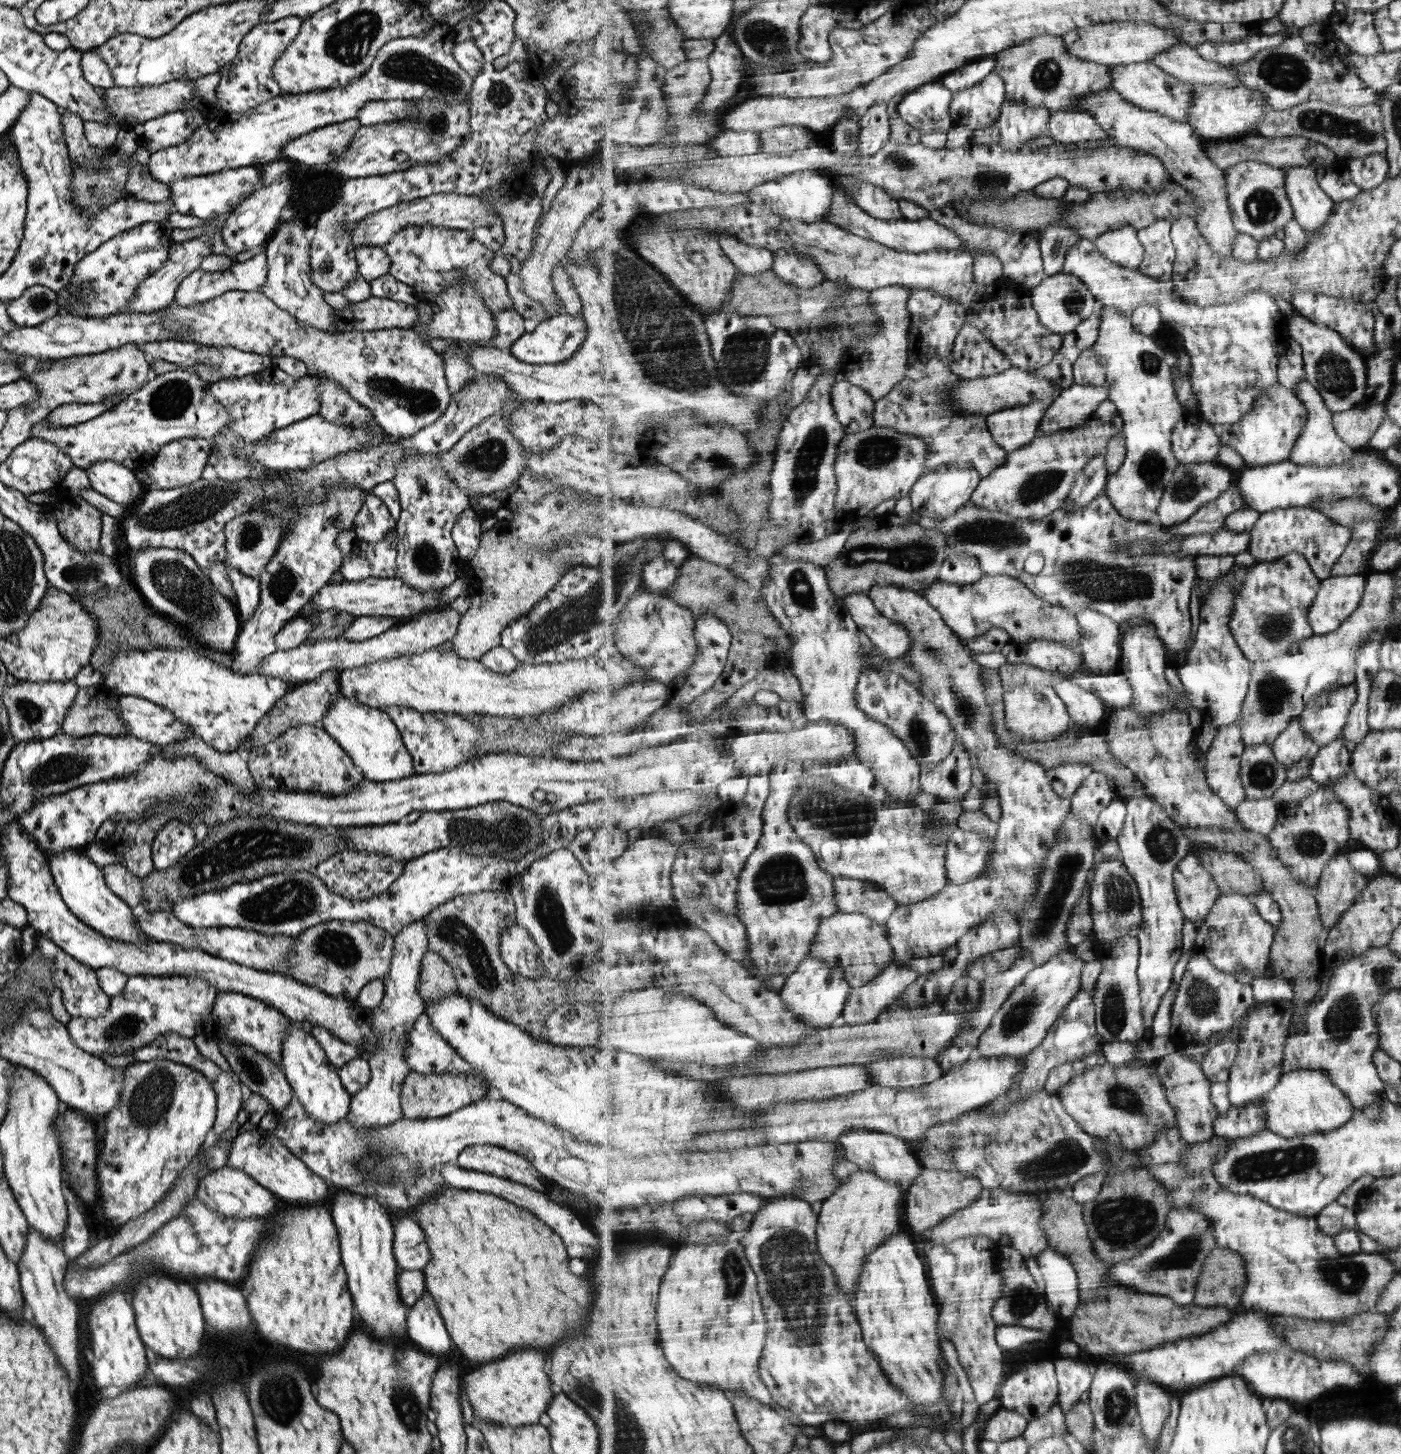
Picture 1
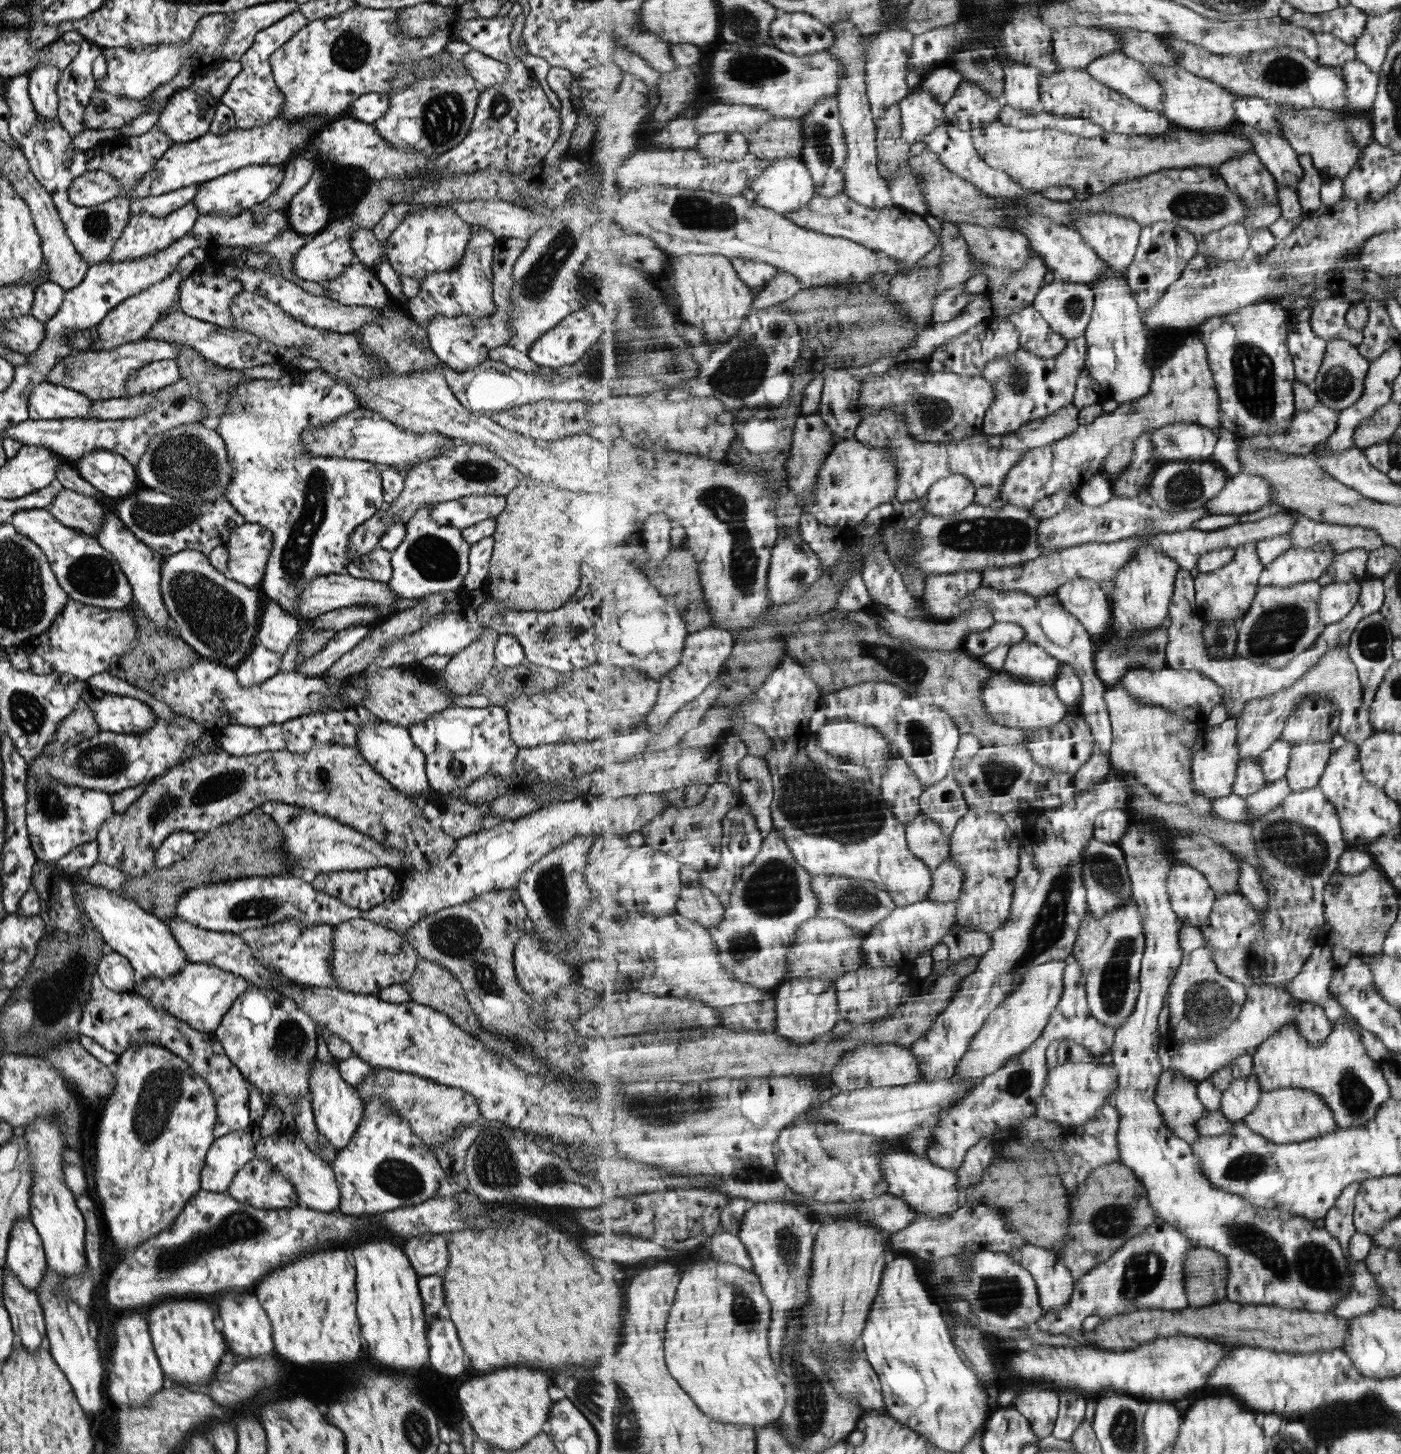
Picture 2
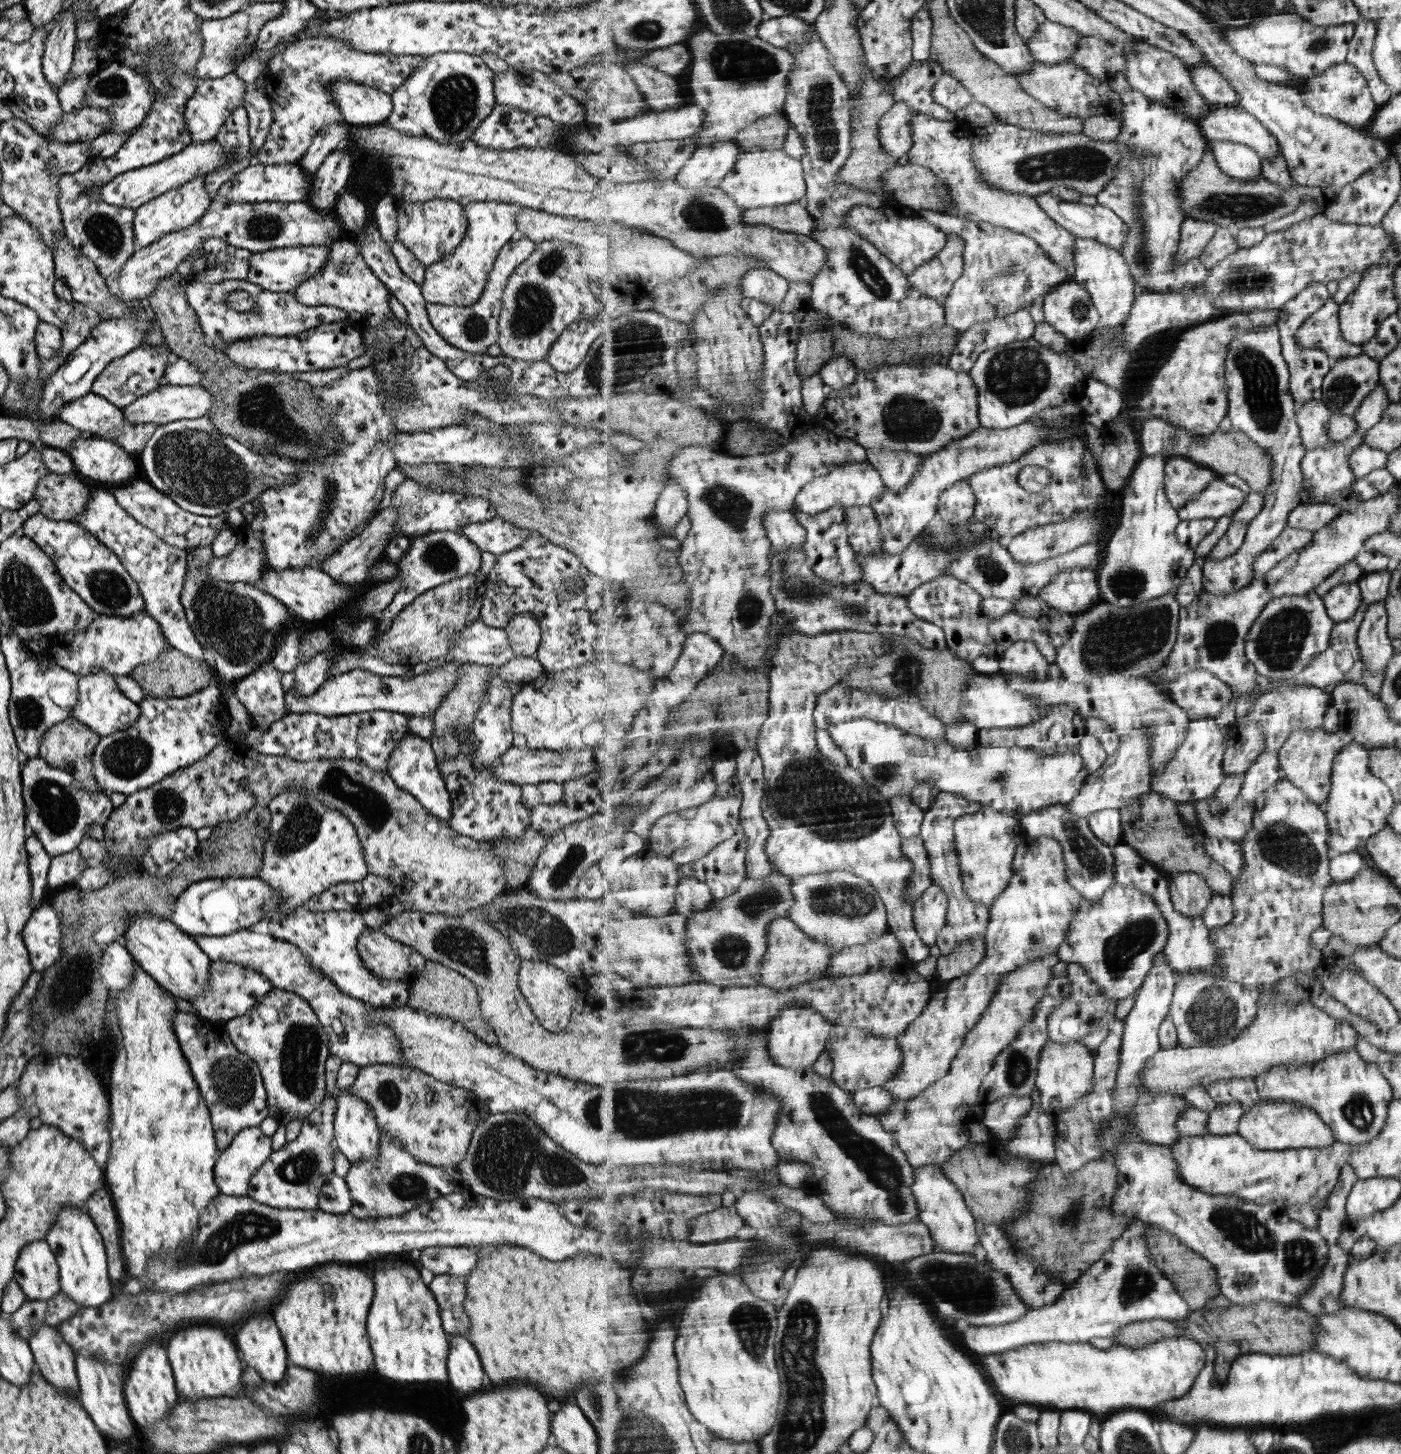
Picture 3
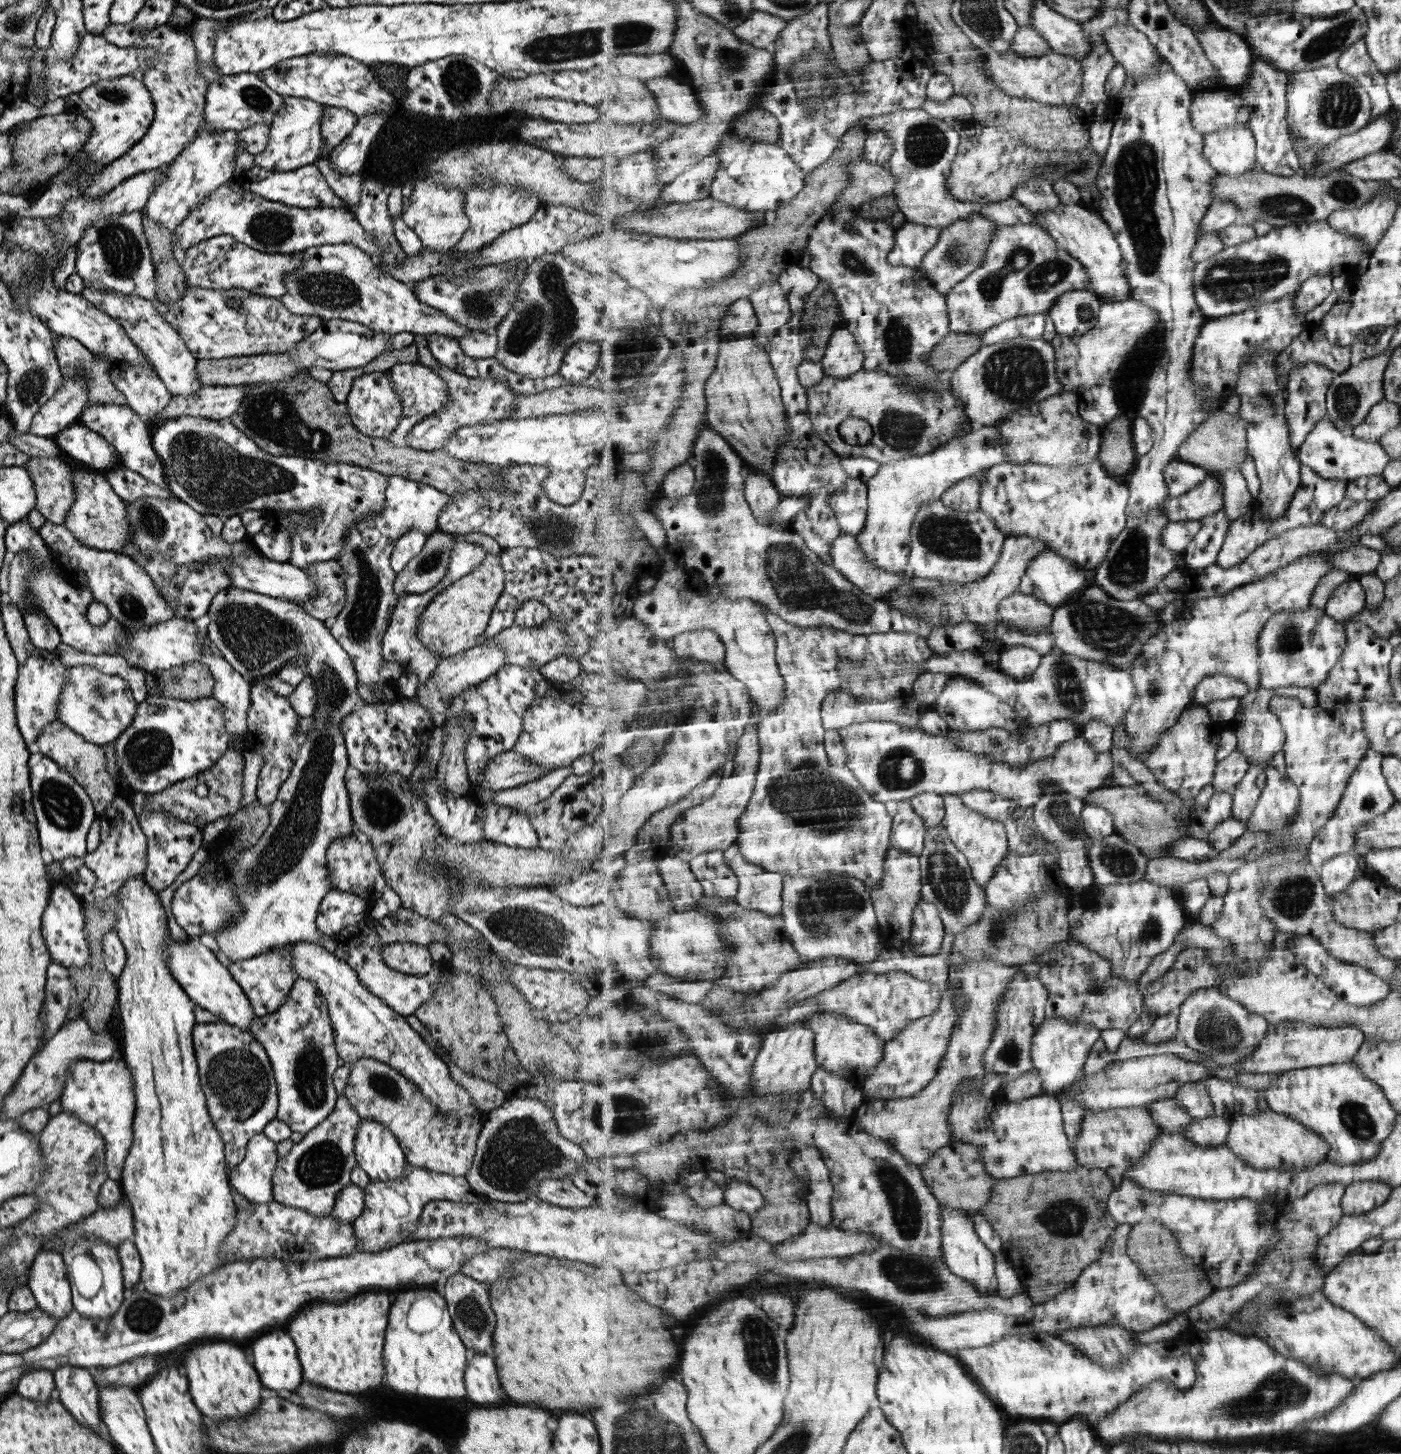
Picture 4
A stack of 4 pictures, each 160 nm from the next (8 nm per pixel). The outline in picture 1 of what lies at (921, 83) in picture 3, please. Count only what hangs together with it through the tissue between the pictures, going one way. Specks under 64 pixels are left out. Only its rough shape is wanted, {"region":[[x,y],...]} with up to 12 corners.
{"region":[[994,57],[977,59],[946,74],[954,93],[971,88],[995,71]]}

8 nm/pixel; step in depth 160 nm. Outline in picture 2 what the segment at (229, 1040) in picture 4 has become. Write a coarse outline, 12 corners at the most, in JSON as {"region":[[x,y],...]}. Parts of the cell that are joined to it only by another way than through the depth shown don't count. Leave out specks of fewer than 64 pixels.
{"region":[[91,976],[79,1034],[118,1055],[155,1042],[215,1099],[213,1138],[251,1123],[249,1084],[212,1032]]}

